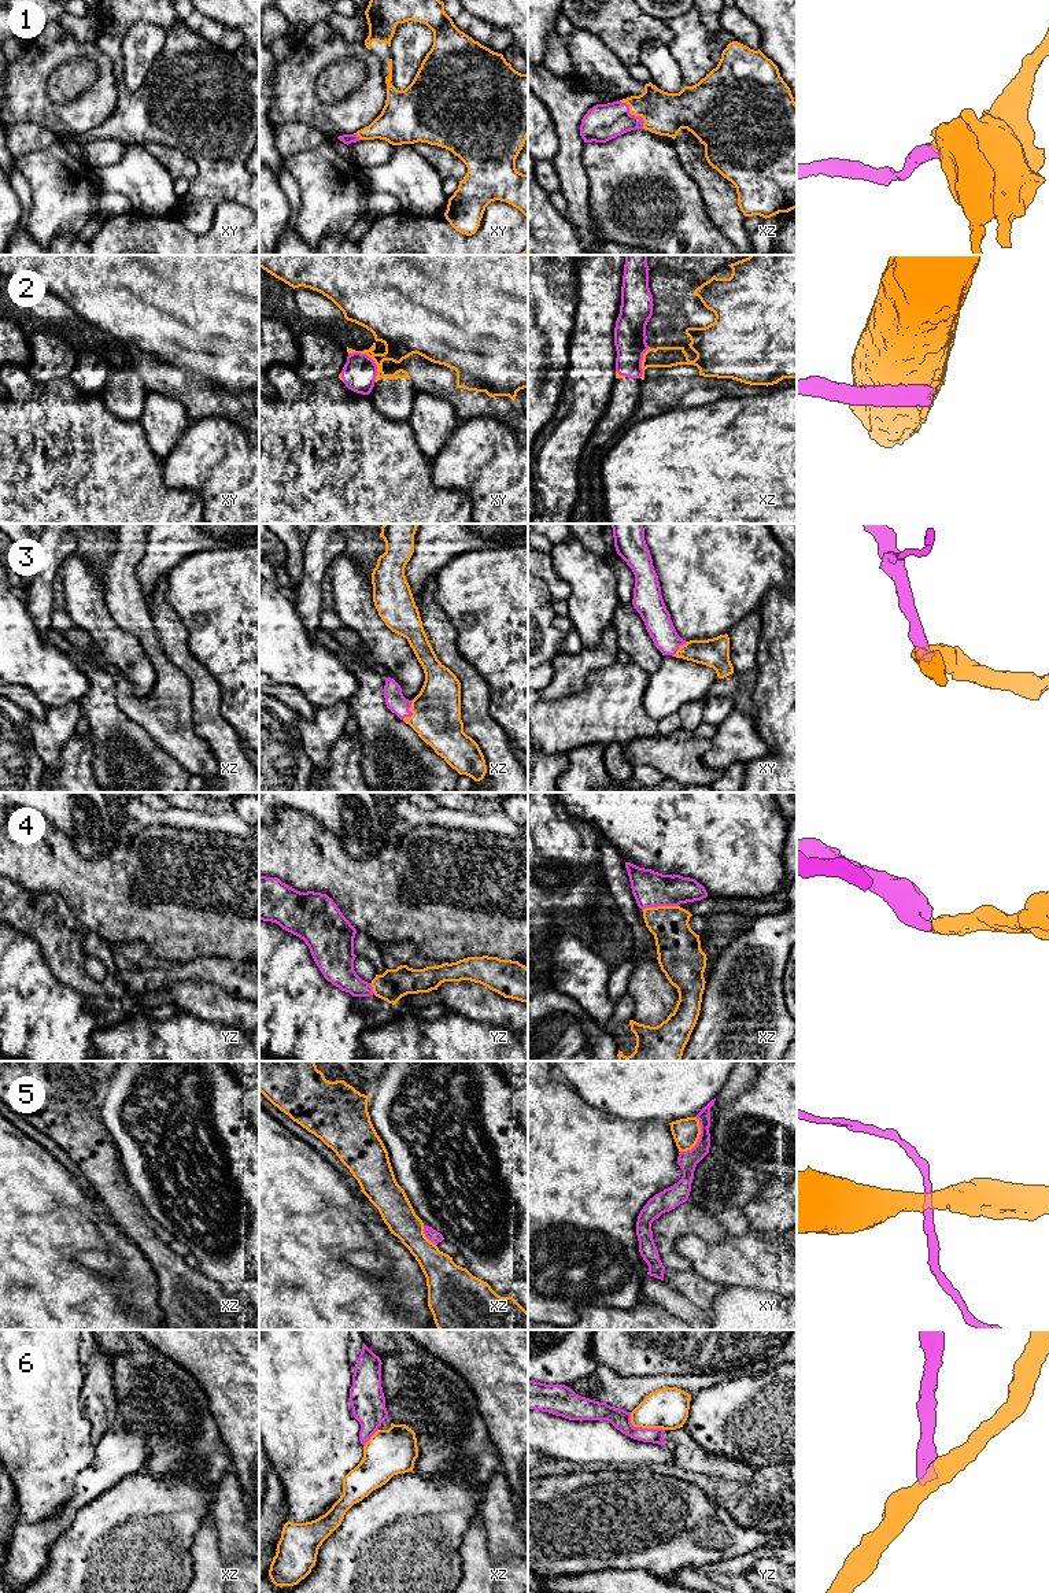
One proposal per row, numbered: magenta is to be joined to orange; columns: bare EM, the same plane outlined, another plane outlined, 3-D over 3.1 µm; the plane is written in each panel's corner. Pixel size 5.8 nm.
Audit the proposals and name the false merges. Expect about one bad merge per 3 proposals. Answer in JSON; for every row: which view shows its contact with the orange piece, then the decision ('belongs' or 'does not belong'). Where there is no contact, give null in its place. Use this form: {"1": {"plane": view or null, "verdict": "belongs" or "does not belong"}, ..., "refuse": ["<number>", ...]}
{"1": {"plane": "xz", "verdict": "belongs"}, "2": {"plane": "xy", "verdict": "does not belong"}, "3": {"plane": "xz", "verdict": "belongs"}, "4": {"plane": "xz", "verdict": "belongs"}, "5": {"plane": "xy", "verdict": "does not belong"}, "6": {"plane": "yz", "verdict": "does not belong"}, "refuse": ["2", "5", "6"]}

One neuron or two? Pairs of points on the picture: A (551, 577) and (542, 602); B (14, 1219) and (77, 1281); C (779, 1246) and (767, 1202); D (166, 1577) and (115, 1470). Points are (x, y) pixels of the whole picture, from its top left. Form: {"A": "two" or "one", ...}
{"A": "two", "B": "one", "C": "two", "D": "one"}

